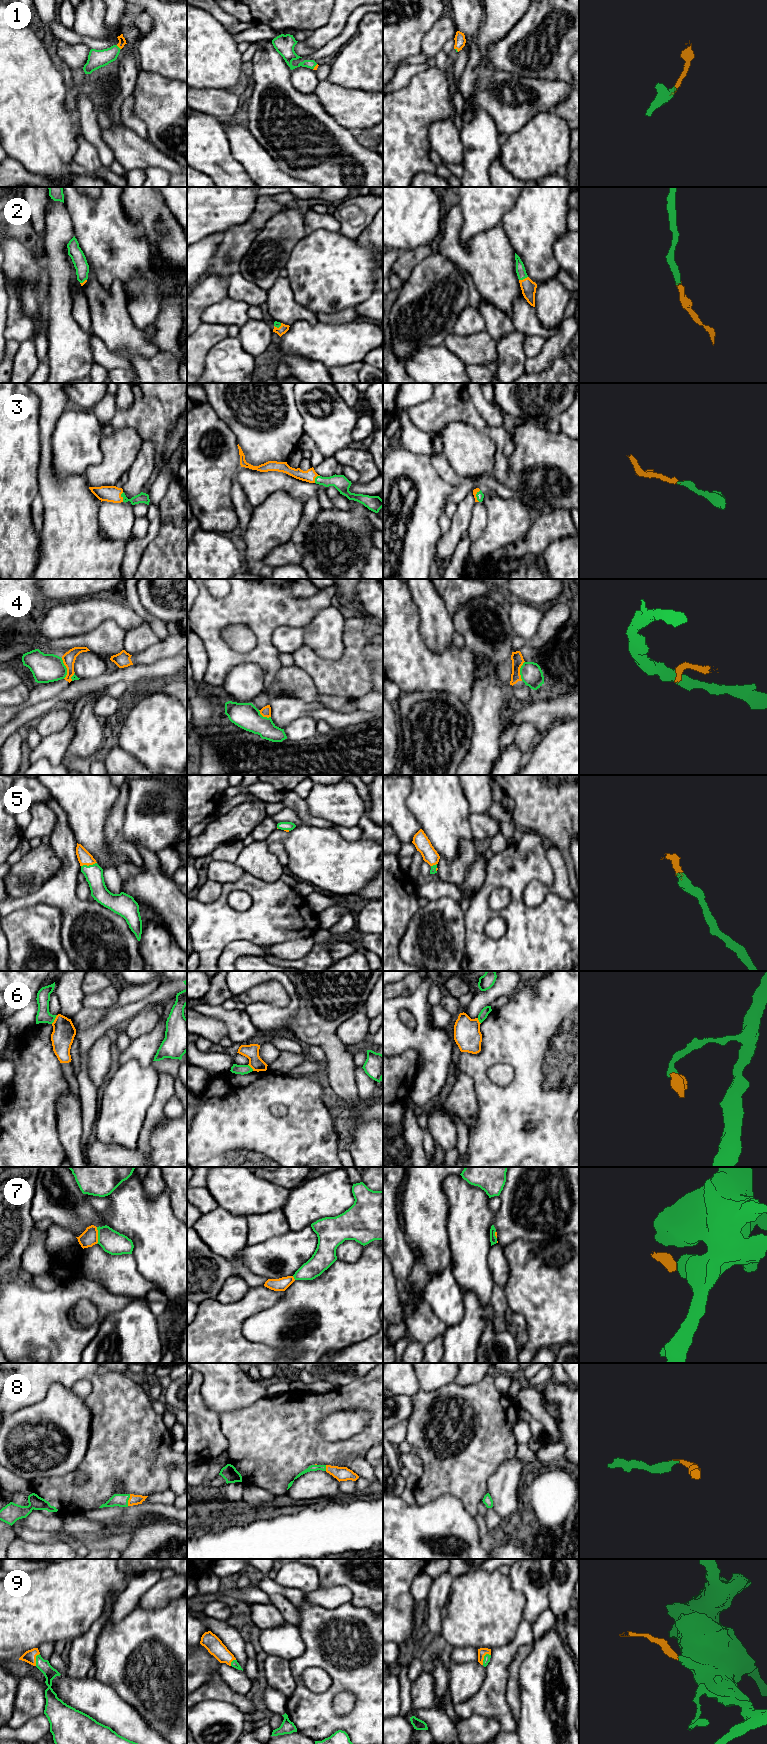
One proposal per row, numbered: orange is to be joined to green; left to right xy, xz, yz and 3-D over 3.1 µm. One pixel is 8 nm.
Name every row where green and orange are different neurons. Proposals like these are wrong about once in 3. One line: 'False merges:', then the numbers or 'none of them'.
False merges: 4, 6, 7

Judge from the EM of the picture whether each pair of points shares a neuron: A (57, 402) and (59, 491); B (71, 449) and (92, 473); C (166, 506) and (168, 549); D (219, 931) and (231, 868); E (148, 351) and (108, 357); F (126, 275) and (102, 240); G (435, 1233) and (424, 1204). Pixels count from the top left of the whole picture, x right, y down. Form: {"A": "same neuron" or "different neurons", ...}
{"A": "same neuron", "B": "different neurons", "C": "same neuron", "D": "different neurons", "E": "different neurons", "F": "same neuron", "G": "same neuron"}

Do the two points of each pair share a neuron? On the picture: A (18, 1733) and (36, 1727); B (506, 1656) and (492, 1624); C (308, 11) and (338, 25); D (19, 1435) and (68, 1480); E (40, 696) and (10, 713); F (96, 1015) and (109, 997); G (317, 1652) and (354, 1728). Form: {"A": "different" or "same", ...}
{"A": "same", "B": "different", "C": "different", "D": "different", "E": "same", "F": "different", "G": "same"}

